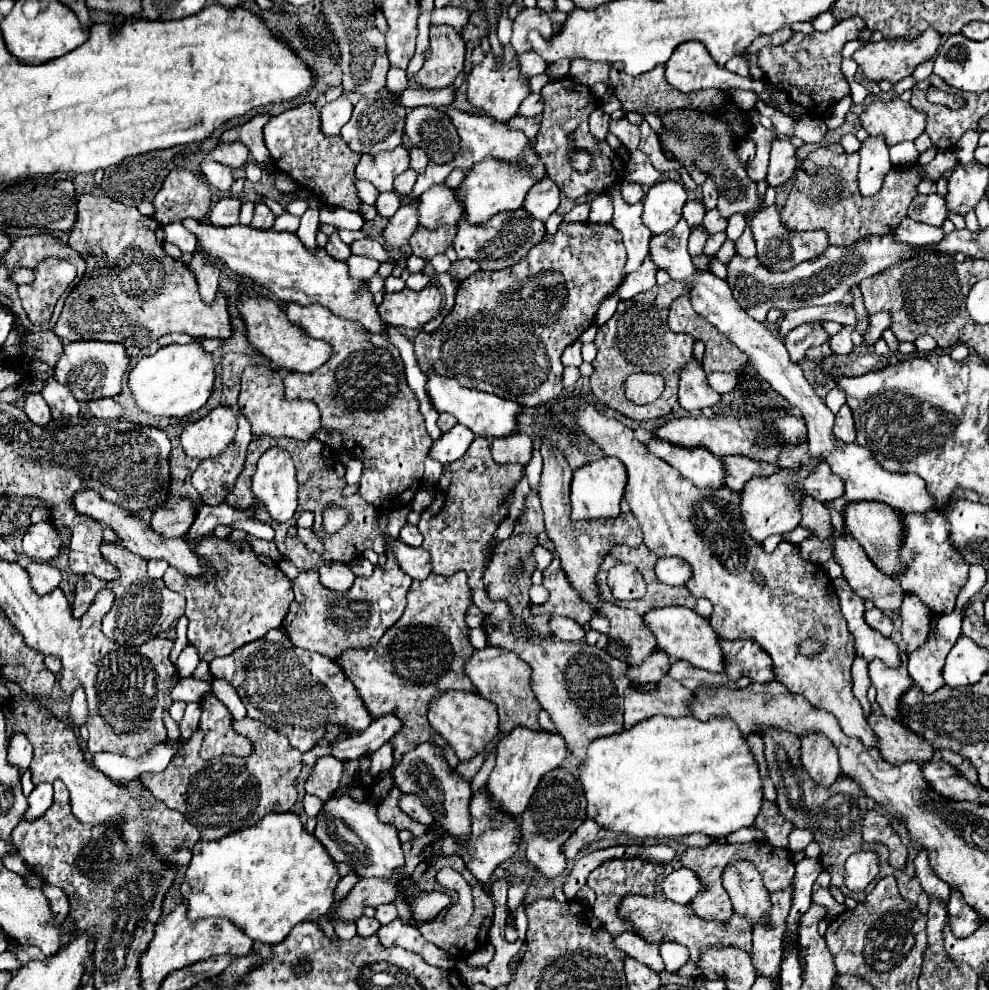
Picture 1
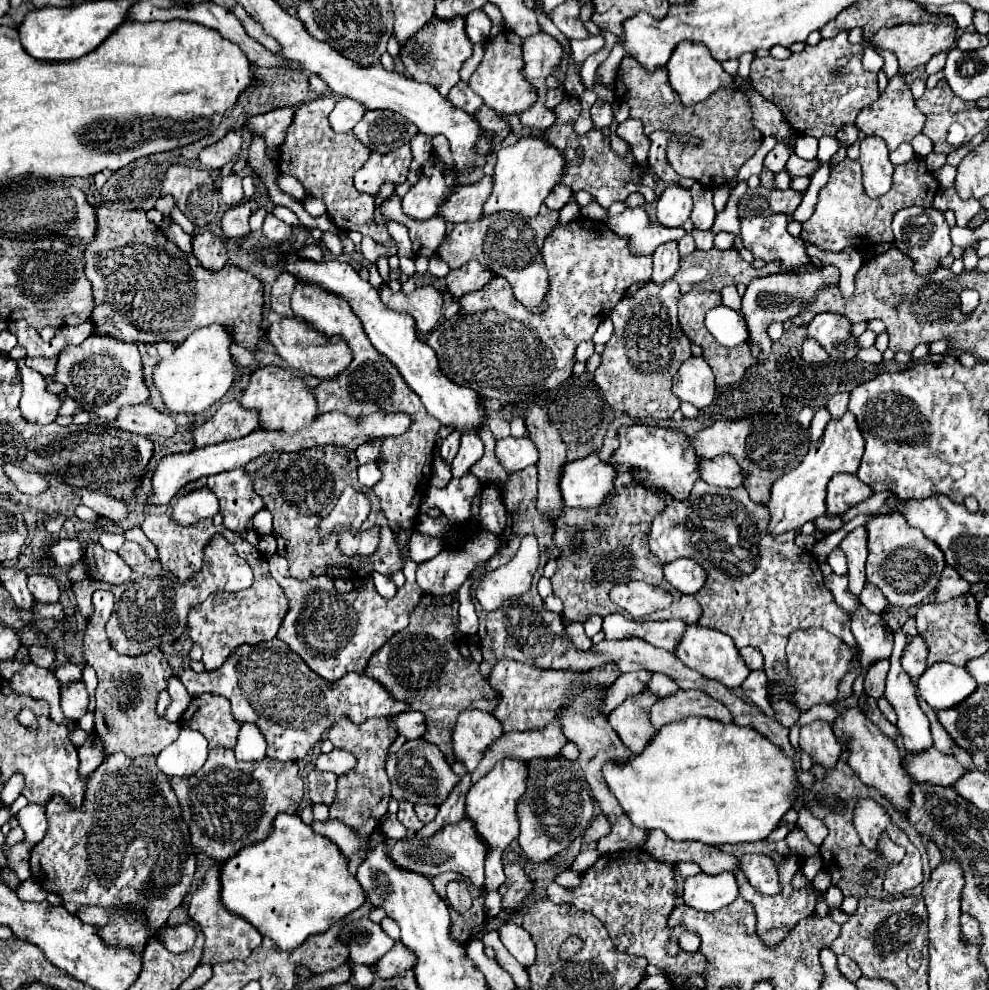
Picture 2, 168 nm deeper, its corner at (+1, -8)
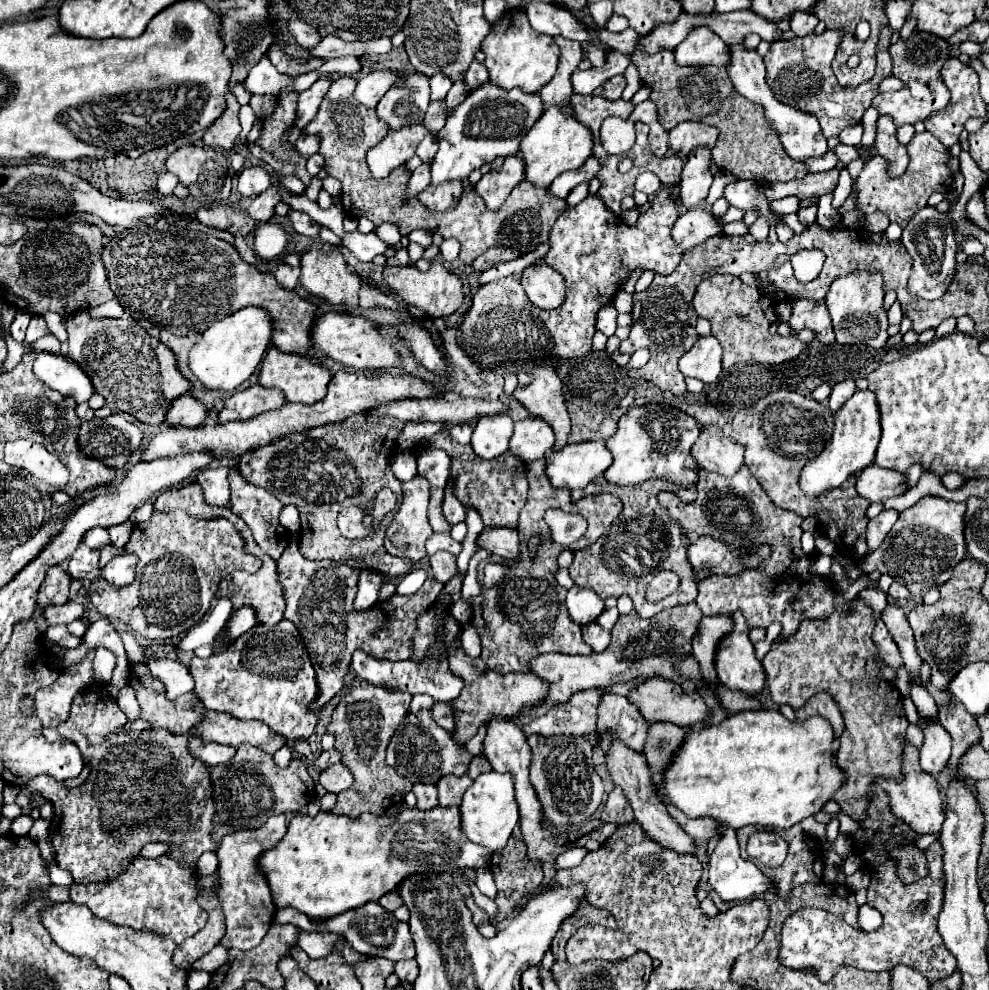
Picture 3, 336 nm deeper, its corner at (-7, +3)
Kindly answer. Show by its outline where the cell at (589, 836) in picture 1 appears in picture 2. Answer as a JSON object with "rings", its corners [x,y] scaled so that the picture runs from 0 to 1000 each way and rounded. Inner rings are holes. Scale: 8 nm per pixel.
{"rings":[[[605,823],[601,829],[599,829],[599,833],[593,837],[593,841],[590,841],[590,852],[603,852],[607,845],[611,845],[611,843],[615,843],[617,841],[617,831],[615,831],[615,827],[611,825],[611,823]]]}

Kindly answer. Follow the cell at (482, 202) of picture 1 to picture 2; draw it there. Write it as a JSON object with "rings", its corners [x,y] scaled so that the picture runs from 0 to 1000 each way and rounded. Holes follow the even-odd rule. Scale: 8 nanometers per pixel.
{"rings":[[[528,138],[518,146],[506,148],[502,153],[502,167],[497,175],[497,197],[491,201],[487,217],[520,213],[530,219],[540,219],[558,189],[566,183],[568,171],[570,161],[566,155],[544,138]]]}

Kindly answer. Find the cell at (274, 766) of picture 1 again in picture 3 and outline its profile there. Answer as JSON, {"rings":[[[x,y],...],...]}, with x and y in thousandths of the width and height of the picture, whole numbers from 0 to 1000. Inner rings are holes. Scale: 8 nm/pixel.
{"rings":[[[253,752],[241,754],[239,764],[229,772],[214,774],[212,782],[218,822],[224,826],[224,830],[233,830],[237,838],[263,836],[273,824],[305,820],[317,806],[317,788],[303,766],[295,766],[289,776],[281,776],[273,762],[263,760]]]}

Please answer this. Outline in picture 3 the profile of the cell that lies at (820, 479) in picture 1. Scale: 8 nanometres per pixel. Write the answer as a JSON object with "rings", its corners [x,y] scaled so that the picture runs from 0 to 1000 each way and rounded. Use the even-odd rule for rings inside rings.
{"rings":[[[886,469],[874,473],[868,479],[868,487],[866,487],[868,499],[880,507],[896,505],[902,501],[912,501],[918,493],[920,491],[918,491],[916,479],[902,477],[898,473],[890,473]]]}

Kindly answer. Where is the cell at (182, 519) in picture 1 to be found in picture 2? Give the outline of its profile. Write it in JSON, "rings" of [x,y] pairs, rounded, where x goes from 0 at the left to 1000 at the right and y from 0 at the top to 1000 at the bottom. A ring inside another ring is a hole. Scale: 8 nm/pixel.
{"rings":[[[208,492],[200,494],[200,496],[192,496],[184,502],[180,502],[176,516],[174,516],[174,524],[178,524],[178,528],[190,532],[194,528],[200,528],[202,524],[212,524],[220,518],[220,504],[214,496],[210,496]]]}

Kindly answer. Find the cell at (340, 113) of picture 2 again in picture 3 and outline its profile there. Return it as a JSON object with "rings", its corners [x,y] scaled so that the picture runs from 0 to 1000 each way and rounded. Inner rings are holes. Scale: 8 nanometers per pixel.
{"rings":[[[382,69],[364,79],[362,89],[360,89],[360,101],[372,109],[378,109],[384,99],[396,89],[396,85],[402,81],[402,73],[392,71],[392,69]]]}

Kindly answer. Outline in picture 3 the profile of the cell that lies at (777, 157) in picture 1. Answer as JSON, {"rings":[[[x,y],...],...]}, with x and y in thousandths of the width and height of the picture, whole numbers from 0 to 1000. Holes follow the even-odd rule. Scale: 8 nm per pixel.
{"rings":[[[847,147],[845,152],[843,152],[845,156],[847,156],[847,160],[849,160],[849,164],[853,164],[853,166],[857,166],[857,164],[861,164],[861,162],[866,162],[866,160],[874,160],[874,162],[878,162],[880,158],[882,158],[882,154],[884,154],[884,149],[880,149],[880,154],[874,158],[872,156],[872,152],[868,149],[868,147]]]}

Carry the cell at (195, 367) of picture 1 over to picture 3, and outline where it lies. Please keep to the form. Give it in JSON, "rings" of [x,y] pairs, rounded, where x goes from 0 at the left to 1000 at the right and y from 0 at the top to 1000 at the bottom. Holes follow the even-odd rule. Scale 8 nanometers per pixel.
{"rings":[[[259,309],[245,311],[216,325],[204,337],[204,345],[200,345],[192,354],[192,372],[206,386],[208,392],[233,396],[257,378],[257,374],[267,362],[269,352],[273,349],[275,333],[277,333],[277,323],[275,319],[271,319],[269,313]]]}

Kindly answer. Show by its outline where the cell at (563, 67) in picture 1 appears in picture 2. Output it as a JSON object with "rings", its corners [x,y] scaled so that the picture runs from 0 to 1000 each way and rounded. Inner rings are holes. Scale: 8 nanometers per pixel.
{"rings":[[[597,37],[593,41],[578,41],[578,62],[584,66],[586,62],[590,62],[597,54],[605,52],[611,45],[609,37]]]}

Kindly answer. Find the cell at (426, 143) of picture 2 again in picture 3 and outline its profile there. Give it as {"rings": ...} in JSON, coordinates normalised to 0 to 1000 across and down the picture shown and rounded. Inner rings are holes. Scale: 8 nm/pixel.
{"rings":[[[437,101],[433,111],[431,111],[431,121],[429,127],[433,129],[433,133],[443,135],[445,129],[451,123],[451,101]]]}

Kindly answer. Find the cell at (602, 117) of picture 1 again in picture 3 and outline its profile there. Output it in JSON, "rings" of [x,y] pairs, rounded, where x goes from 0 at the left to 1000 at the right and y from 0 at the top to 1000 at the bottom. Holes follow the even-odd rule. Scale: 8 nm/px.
{"rings":[[[629,75],[619,77],[619,79],[615,79],[615,81],[609,85],[609,89],[611,89],[611,93],[609,93],[611,99],[615,99],[615,101],[625,101],[625,99],[629,97],[631,89],[633,89],[633,79],[631,79]]]}

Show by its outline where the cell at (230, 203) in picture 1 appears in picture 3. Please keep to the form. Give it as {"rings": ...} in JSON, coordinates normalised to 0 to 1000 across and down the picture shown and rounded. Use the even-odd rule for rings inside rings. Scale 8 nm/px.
{"rings":[[[271,190],[267,192],[263,198],[259,198],[253,208],[251,208],[251,216],[259,222],[259,224],[271,224],[277,218],[277,210],[283,204],[283,194],[279,190]]]}

